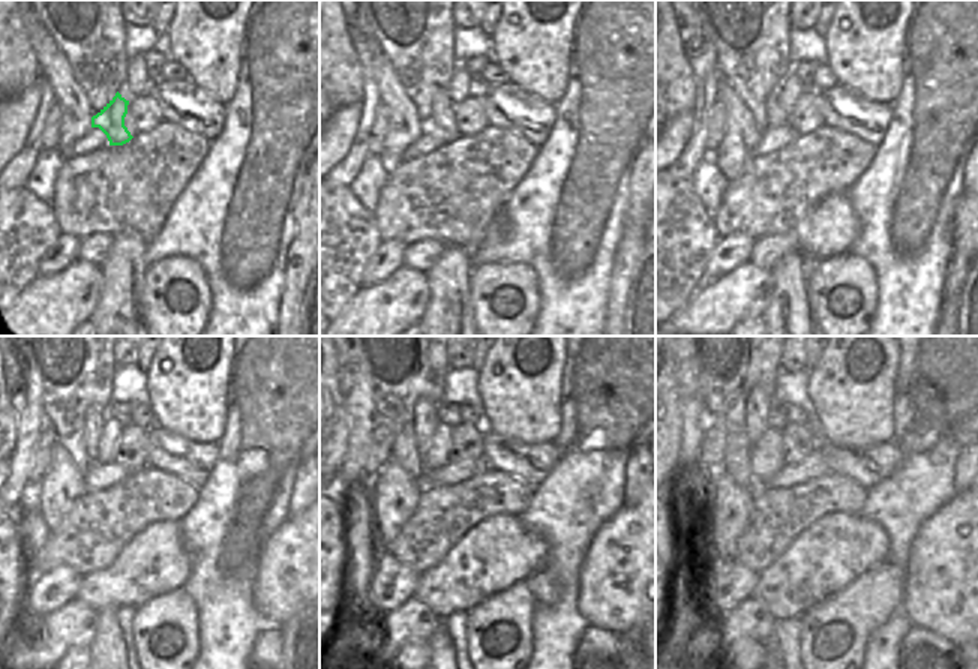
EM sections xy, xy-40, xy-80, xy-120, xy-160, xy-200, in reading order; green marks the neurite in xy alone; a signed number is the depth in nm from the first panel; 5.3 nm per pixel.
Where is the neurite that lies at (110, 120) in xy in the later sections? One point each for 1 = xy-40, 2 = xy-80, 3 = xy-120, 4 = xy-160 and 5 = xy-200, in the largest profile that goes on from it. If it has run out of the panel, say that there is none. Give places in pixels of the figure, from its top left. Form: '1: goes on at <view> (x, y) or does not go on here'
1: goes on at xy-40 (441, 108)
2: goes on at xy-80 (776, 117)
3: goes on at xy-120 (93, 425)
4: goes on at xy-160 (425, 420)
5: goes on at xy-200 (758, 401)

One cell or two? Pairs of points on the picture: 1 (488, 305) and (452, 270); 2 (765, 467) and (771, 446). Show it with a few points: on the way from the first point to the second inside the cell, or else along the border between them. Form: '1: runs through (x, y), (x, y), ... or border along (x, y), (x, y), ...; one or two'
1: border along (476, 266), (470, 276), (471, 320); two
2: runs through (765, 462), (767, 450); one

